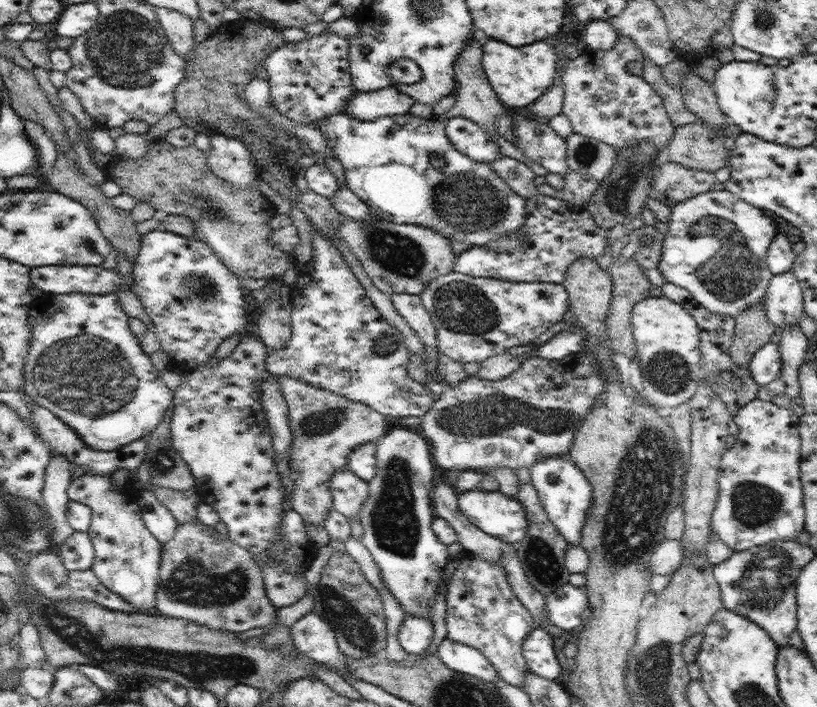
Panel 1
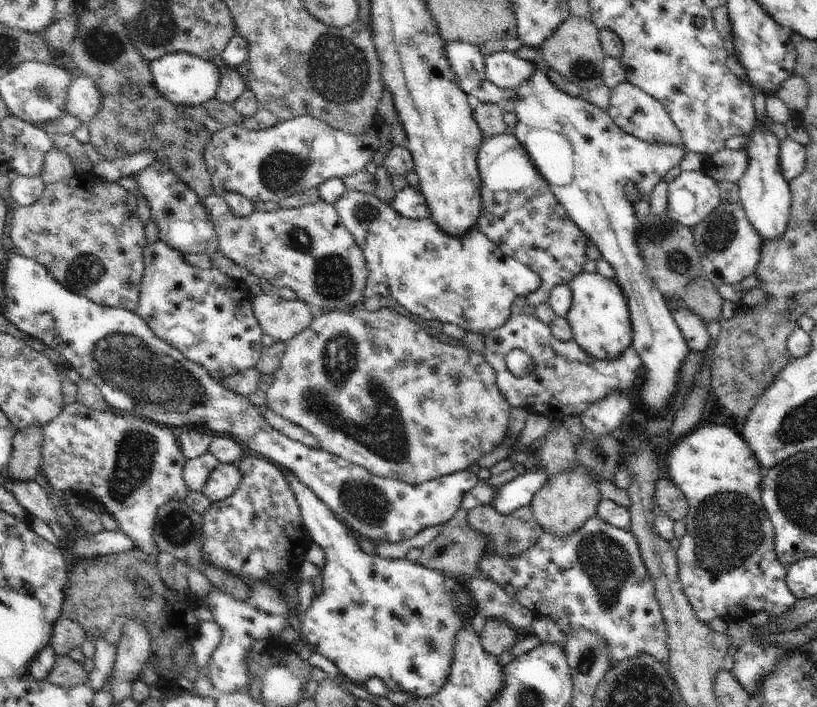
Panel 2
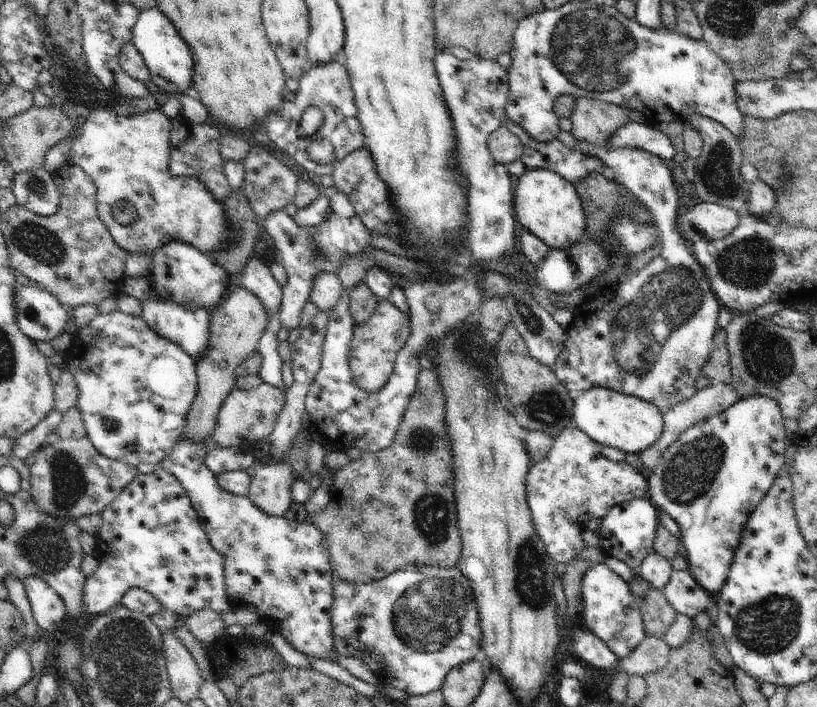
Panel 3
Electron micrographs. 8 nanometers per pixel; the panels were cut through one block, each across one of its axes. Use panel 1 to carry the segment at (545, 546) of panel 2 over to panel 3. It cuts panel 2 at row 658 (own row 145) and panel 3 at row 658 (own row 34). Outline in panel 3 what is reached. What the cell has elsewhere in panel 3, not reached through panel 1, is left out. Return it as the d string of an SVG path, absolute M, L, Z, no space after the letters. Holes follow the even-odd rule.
M606 563L589 568L581 586L584 626L596 635L619 658L627 657L645 636L645 624L638 598L630 591L630 583L622 580Z

